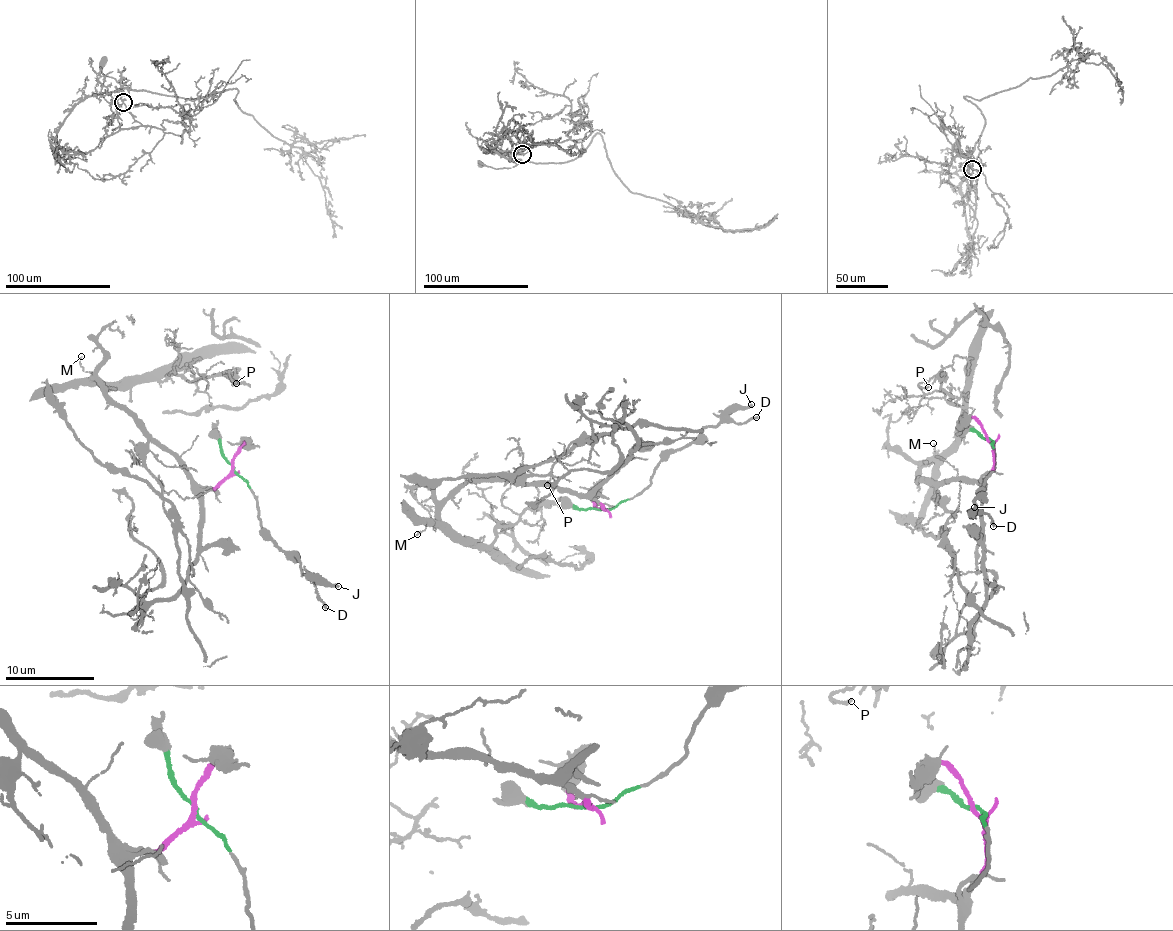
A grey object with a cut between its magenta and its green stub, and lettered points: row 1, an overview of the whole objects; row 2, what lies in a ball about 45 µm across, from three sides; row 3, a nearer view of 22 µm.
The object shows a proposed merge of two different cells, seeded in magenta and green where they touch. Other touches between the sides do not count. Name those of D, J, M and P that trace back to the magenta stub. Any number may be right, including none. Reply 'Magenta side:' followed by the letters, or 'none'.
Magenta side: M, P

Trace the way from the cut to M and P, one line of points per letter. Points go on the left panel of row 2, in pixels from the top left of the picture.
M: (232, 468), (213, 488), (190, 482), (180, 462), (146, 439), (108, 396), (102, 380), (83, 369), (81, 356)
P: (232, 468), (213, 488), (190, 482), (95, 378), (128, 389), (168, 375), (191, 381), (232, 371), (236, 383)

